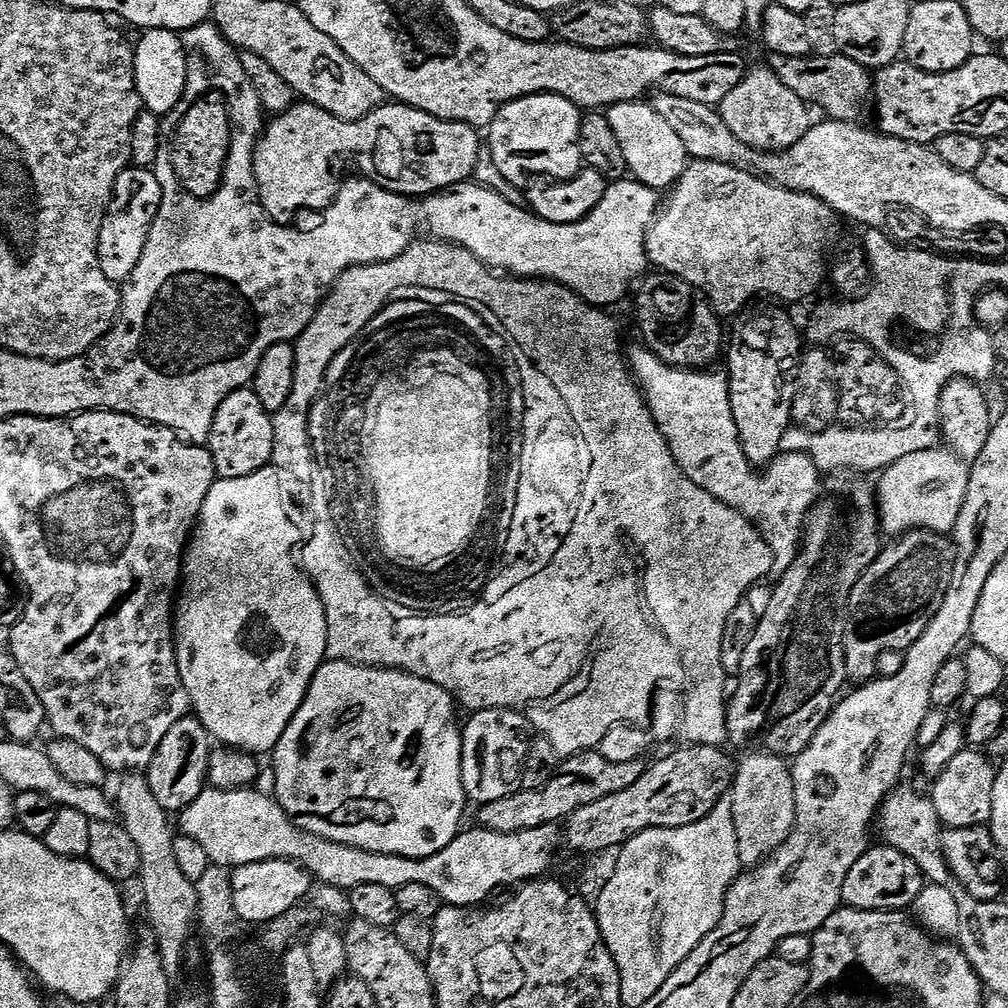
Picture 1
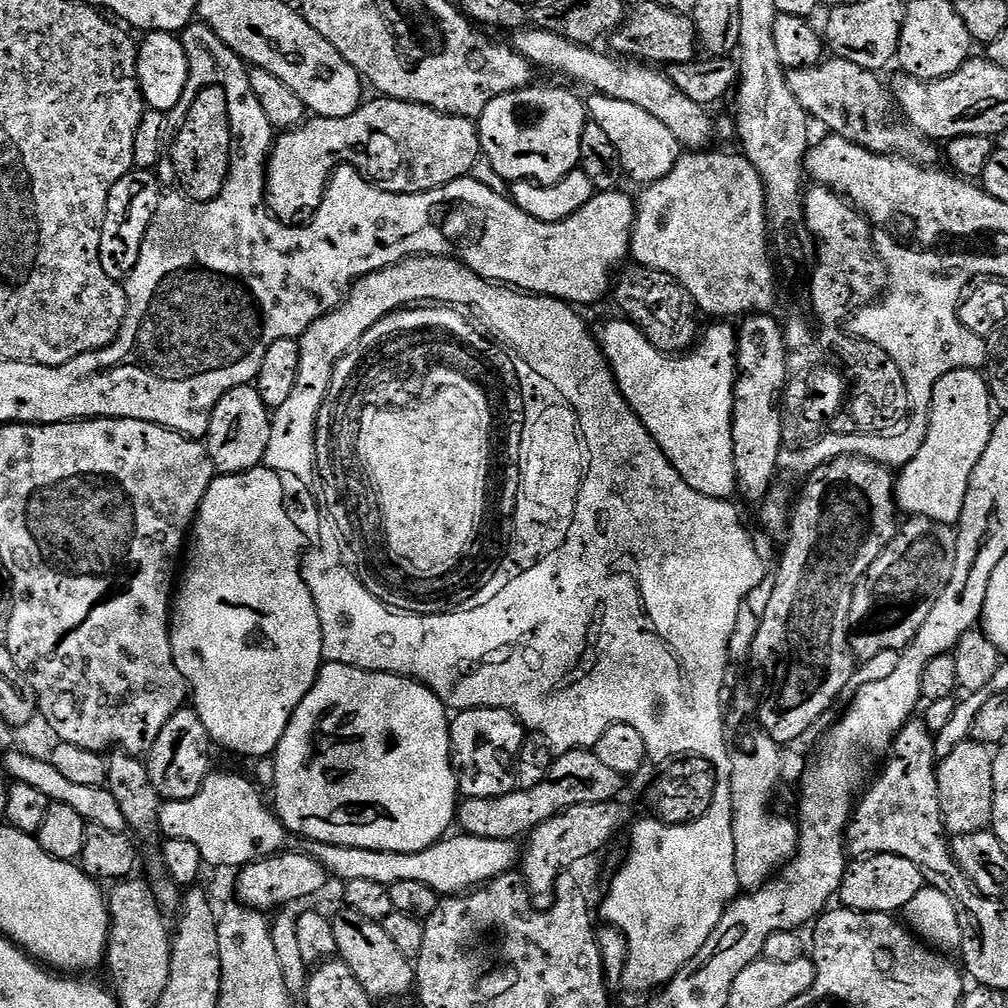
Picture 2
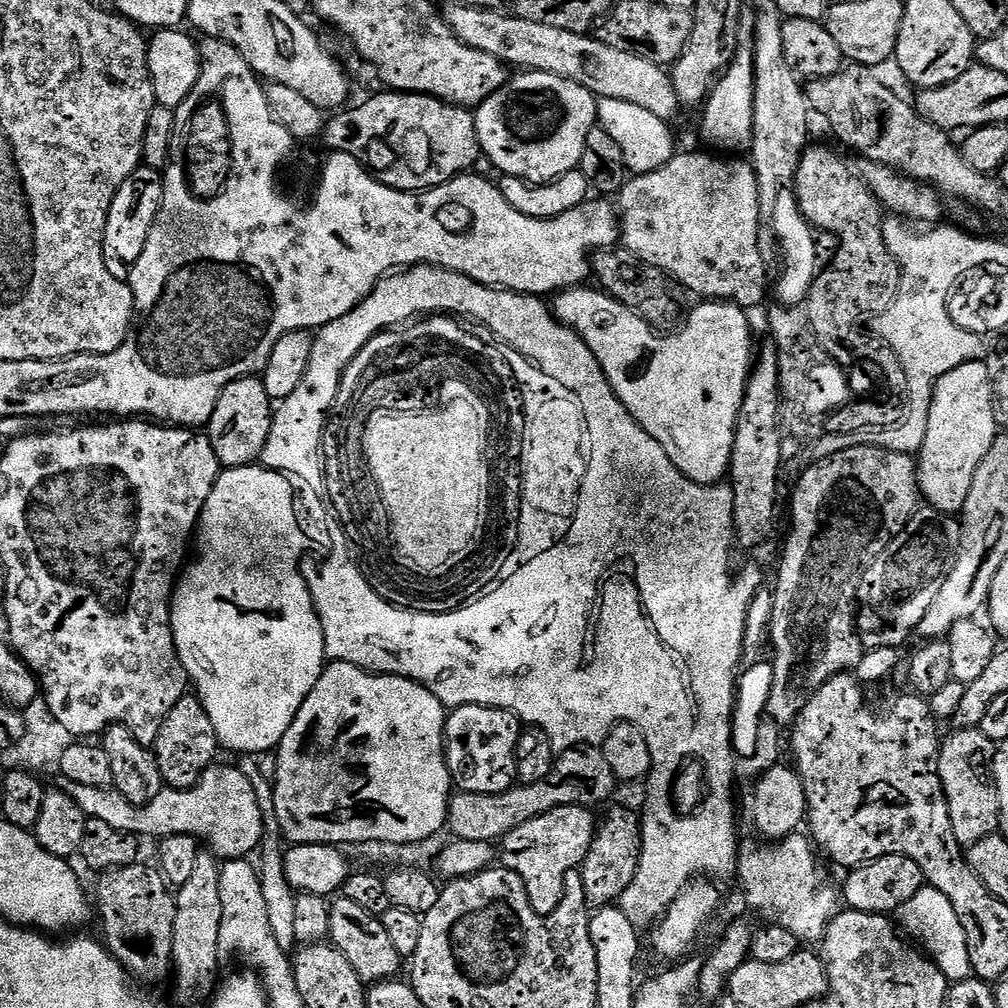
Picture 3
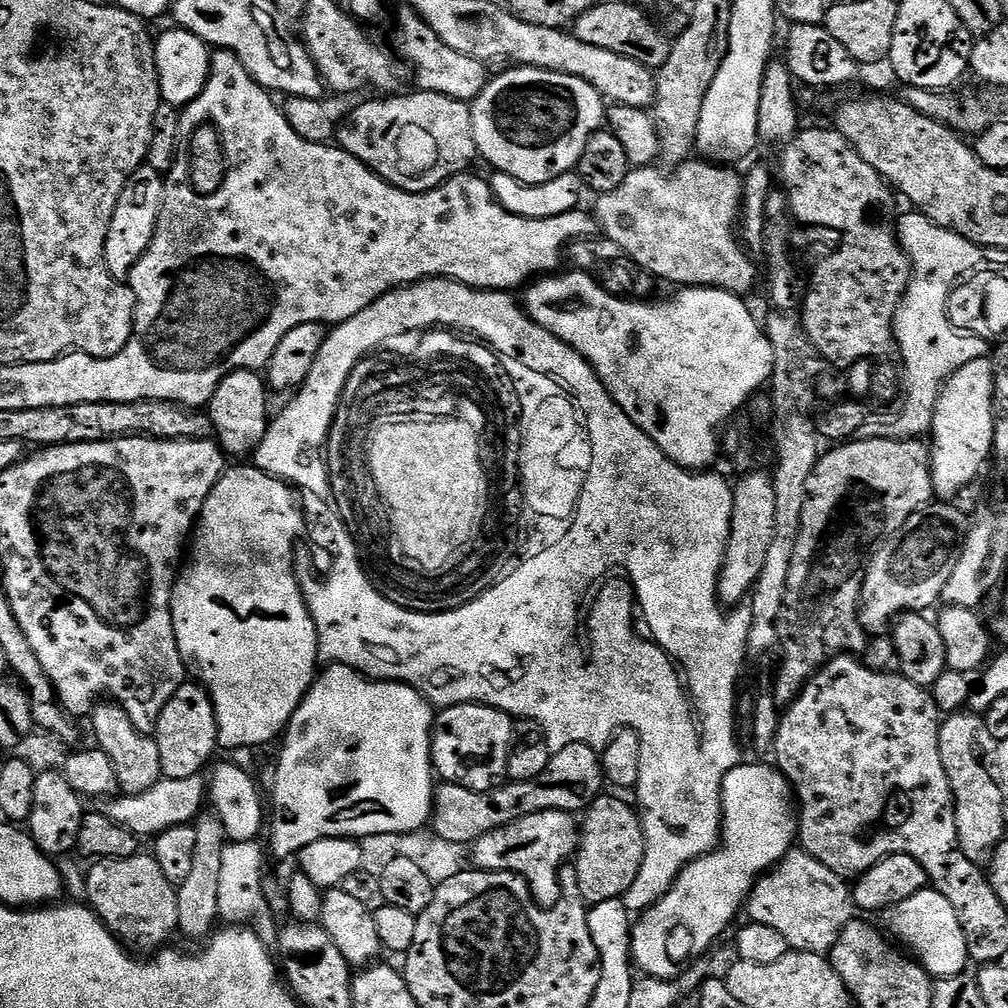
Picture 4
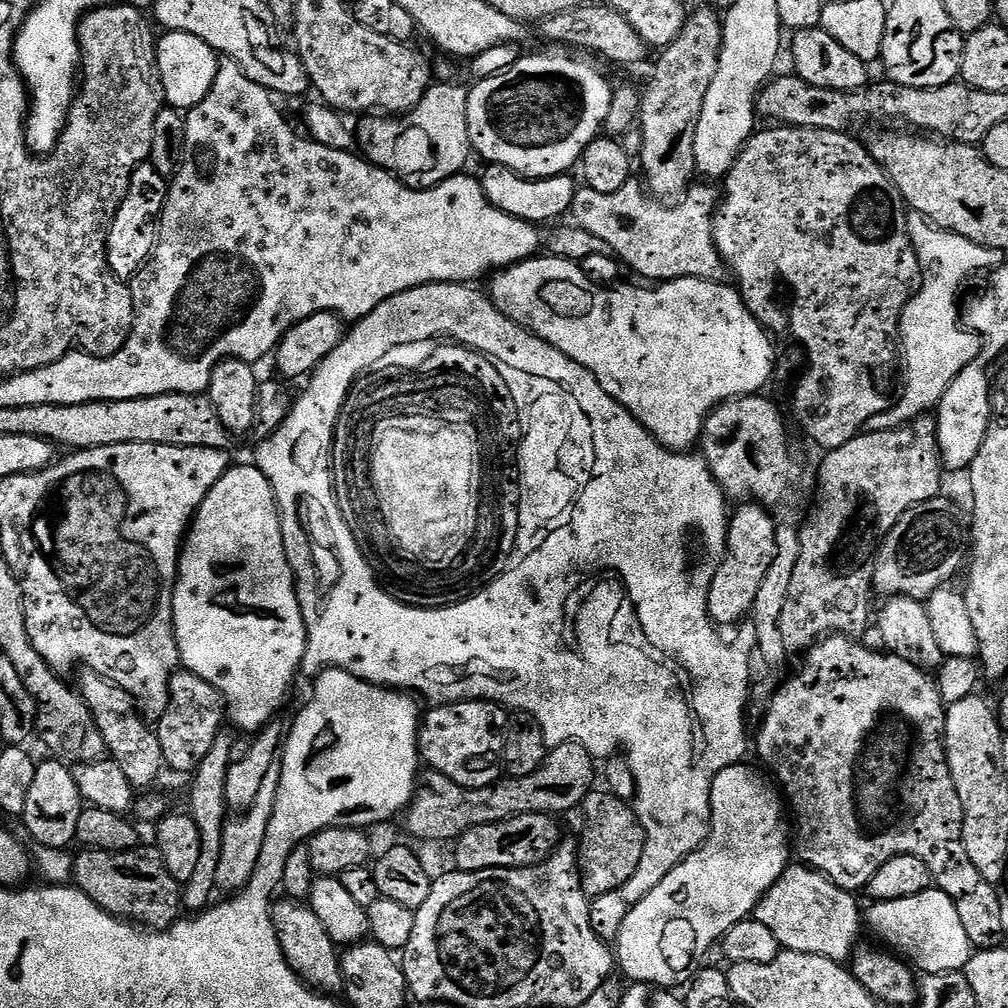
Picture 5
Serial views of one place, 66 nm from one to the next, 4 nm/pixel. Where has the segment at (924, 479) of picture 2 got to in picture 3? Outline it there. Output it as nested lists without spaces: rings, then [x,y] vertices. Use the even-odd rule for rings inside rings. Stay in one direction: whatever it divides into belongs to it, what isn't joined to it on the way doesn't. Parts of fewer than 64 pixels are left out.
[[[984,360],[966,362],[962,366],[954,366],[954,370],[950,370],[950,374],[942,374],[942,378],[936,380],[932,391],[926,438],[924,445],[920,447],[916,466],[916,481],[920,483],[920,495],[926,501],[927,507],[949,514],[963,512],[964,496],[972,484],[972,479],[982,458],[986,458],[997,435],[996,406],[992,399],[992,379],[988,373],[987,363]]]

